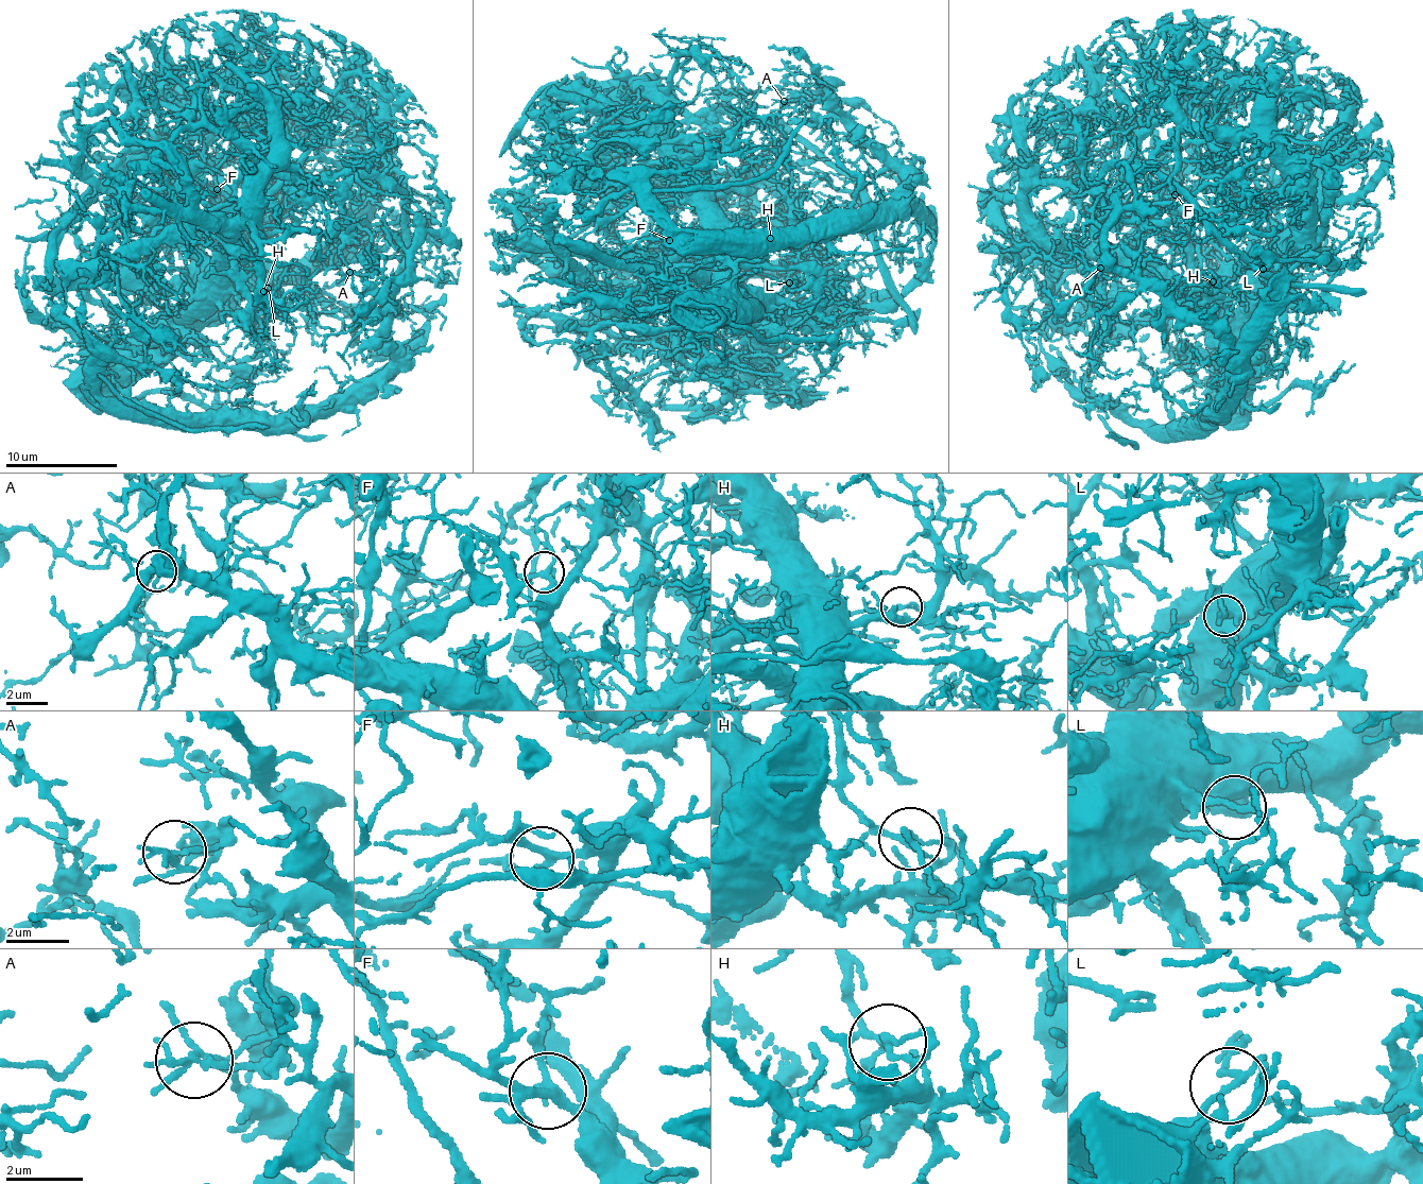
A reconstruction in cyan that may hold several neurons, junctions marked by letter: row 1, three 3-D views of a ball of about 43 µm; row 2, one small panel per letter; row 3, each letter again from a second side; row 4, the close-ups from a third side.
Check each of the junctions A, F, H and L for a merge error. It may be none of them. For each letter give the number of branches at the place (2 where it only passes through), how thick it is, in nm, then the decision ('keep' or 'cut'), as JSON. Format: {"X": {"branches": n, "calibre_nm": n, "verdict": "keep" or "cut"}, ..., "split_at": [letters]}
{"A": {"branches": 5, "calibre_nm": 110, "verdict": "cut"}, "F": {"branches": 3, "calibre_nm": 240, "verdict": "keep"}, "H": {"branches": 3, "calibre_nm": 130, "verdict": "cut"}, "L": {"branches": 4, "calibre_nm": 150, "verdict": "keep"}, "split_at": ["A", "H"]}

